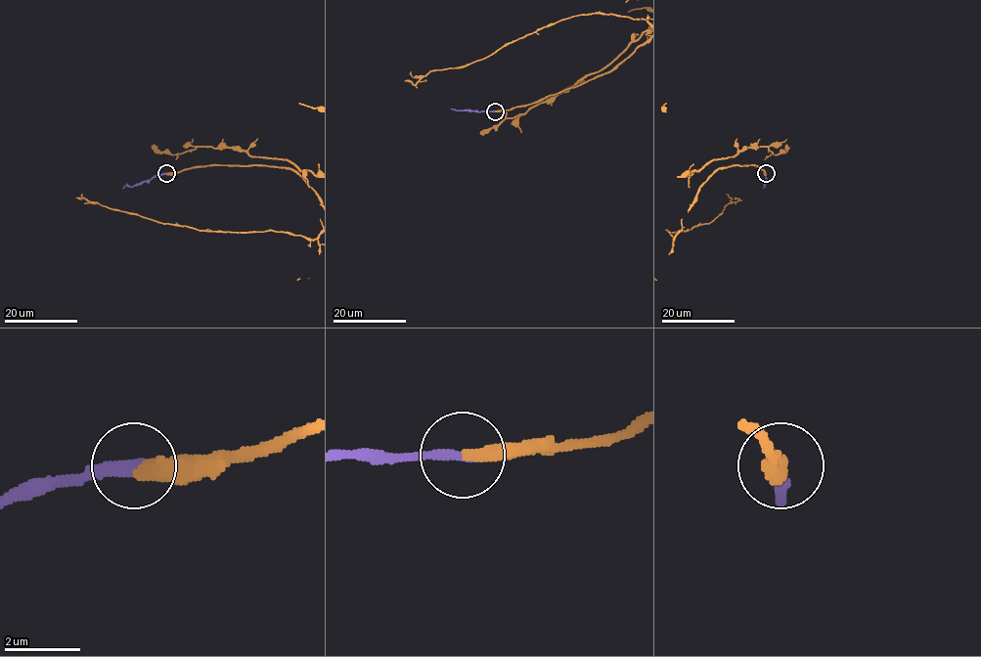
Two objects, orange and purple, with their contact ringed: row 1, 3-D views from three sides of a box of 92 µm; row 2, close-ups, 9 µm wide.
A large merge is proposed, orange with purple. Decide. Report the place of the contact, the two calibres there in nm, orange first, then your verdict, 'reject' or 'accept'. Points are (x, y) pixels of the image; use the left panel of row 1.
(166, 173) | 440/300 nm | accept

